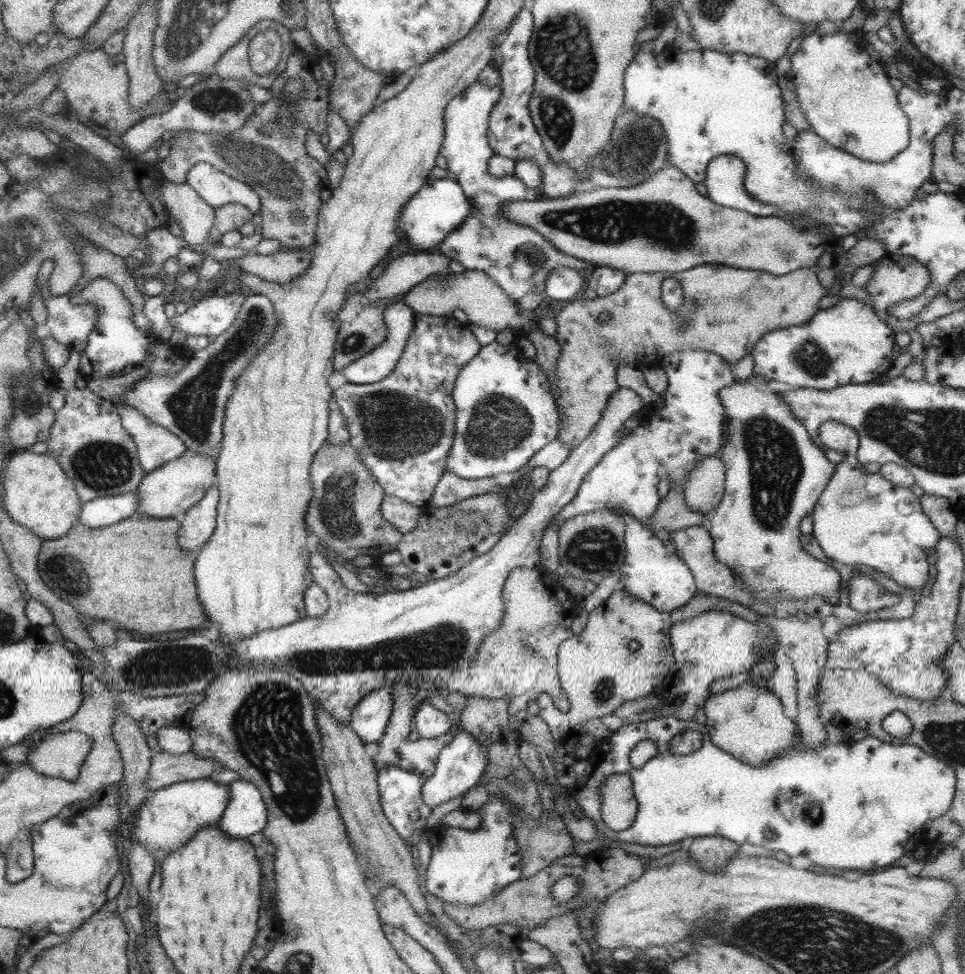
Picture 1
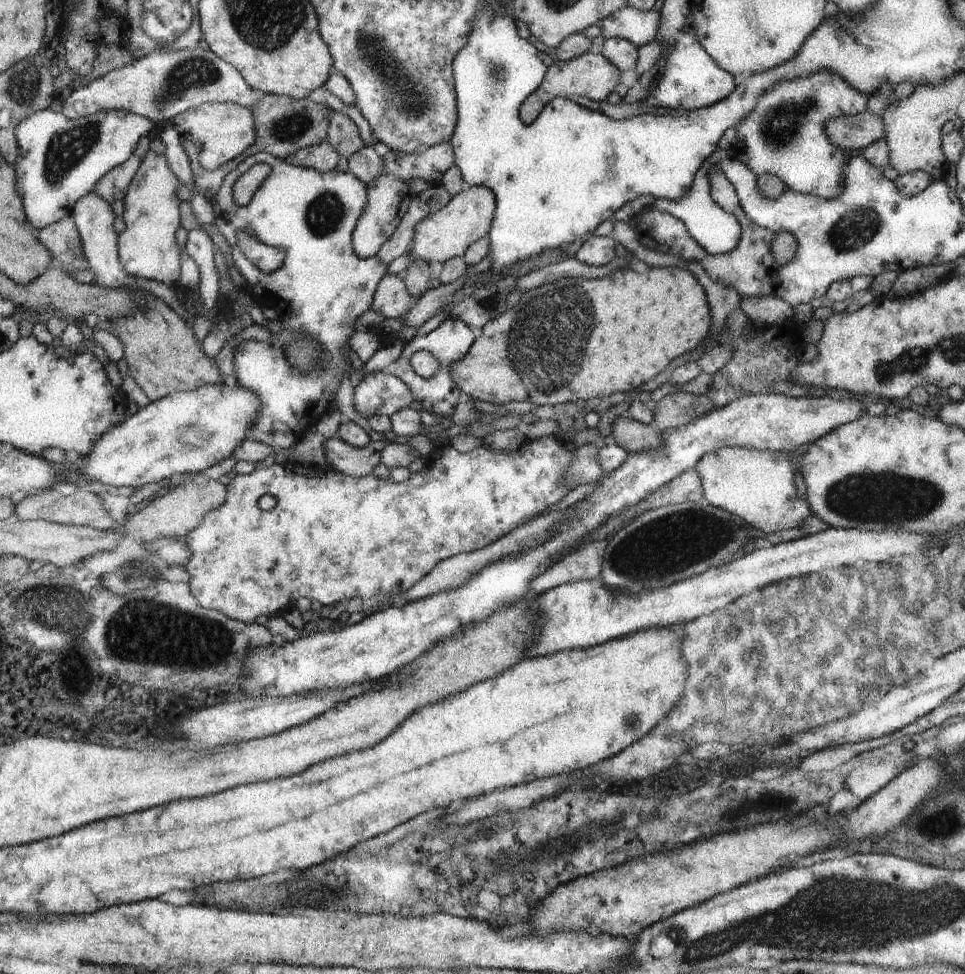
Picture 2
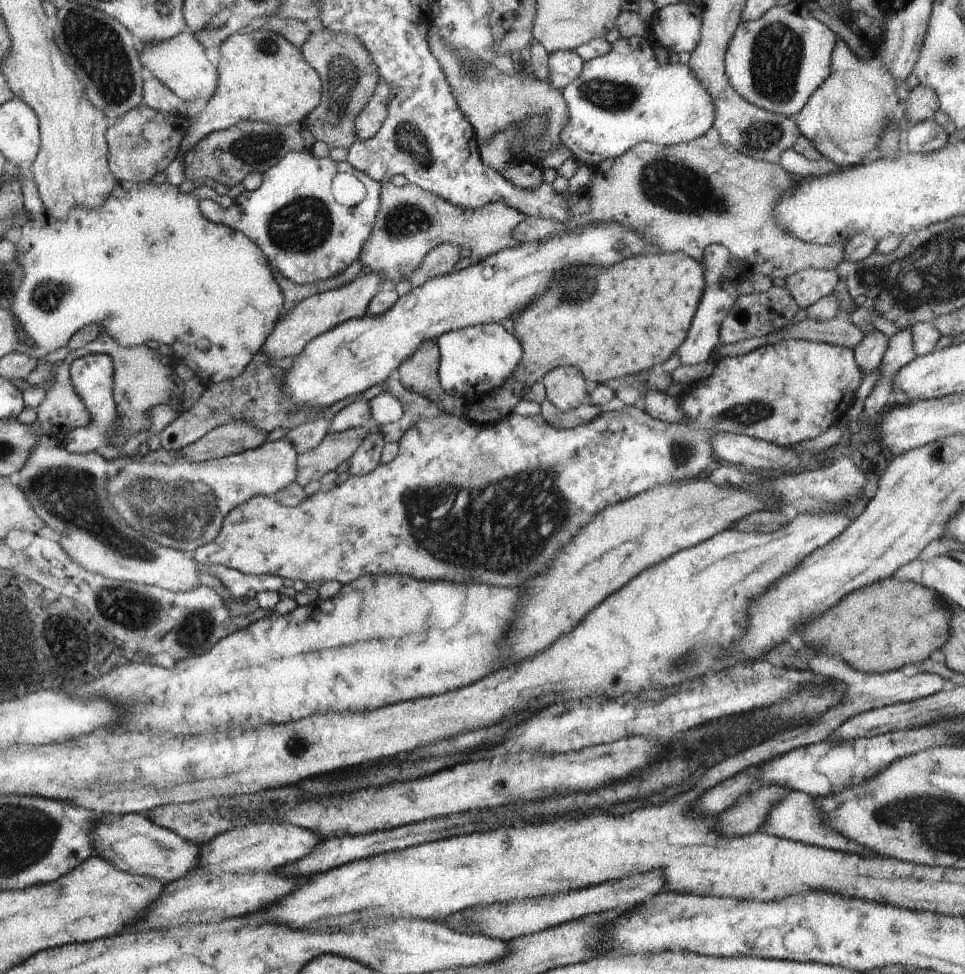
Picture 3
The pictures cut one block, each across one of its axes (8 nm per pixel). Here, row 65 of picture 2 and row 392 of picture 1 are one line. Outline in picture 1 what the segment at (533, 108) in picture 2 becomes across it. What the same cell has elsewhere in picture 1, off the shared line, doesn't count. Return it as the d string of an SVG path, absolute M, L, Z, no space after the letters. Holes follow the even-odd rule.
M719 263L694 266L679 273L626 274L620 289L596 299L576 298L564 306L555 317L554 338L560 347L556 362L556 384L550 384L556 406L562 411L558 439L576 448L592 431L608 405L608 399L618 389L616 370L620 364L628 364L646 356L645 362L663 362L676 350L706 350L722 357L724 362L735 363L752 352L753 346L767 332L796 326L810 320L820 310L820 299L826 296L826 288L818 281L815 268L798 268L776 276L761 270L748 270ZM666 277L674 277L682 286L682 306L668 309L661 297L661 286ZM600 314L608 314L608 321L600 320Z

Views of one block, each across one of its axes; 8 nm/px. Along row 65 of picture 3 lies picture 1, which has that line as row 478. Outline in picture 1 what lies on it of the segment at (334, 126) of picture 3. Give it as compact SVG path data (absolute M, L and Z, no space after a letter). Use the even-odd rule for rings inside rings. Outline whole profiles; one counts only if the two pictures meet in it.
M326 440L314 455L309 478L312 499L303 520L320 539L320 545L327 554L347 564L358 554L383 556L397 550L403 534L383 518L380 508L386 495L363 466L350 442L332 446Z

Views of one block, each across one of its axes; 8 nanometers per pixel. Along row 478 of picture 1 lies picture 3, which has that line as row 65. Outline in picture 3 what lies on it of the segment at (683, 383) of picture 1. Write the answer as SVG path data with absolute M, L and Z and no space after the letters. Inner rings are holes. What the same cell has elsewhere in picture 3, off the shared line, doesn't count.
M620 38L610 52L598 58L586 58L582 74L560 90L568 108L568 124L560 134L560 142L583 165L591 165L622 157L642 142L657 146L676 146L700 138L714 124L714 102L702 82L690 68L681 63L660 65L651 39Z

